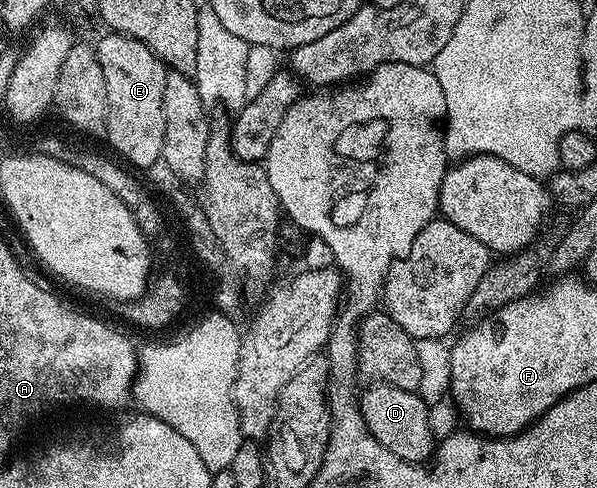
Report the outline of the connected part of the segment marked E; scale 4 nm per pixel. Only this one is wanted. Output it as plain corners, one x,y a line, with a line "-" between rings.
113,31
105,35
107,37
96,41
108,95
104,137
110,140
115,149
113,152
127,166
135,170
146,169
149,165
159,164
164,147
164,83
168,65
140,39

